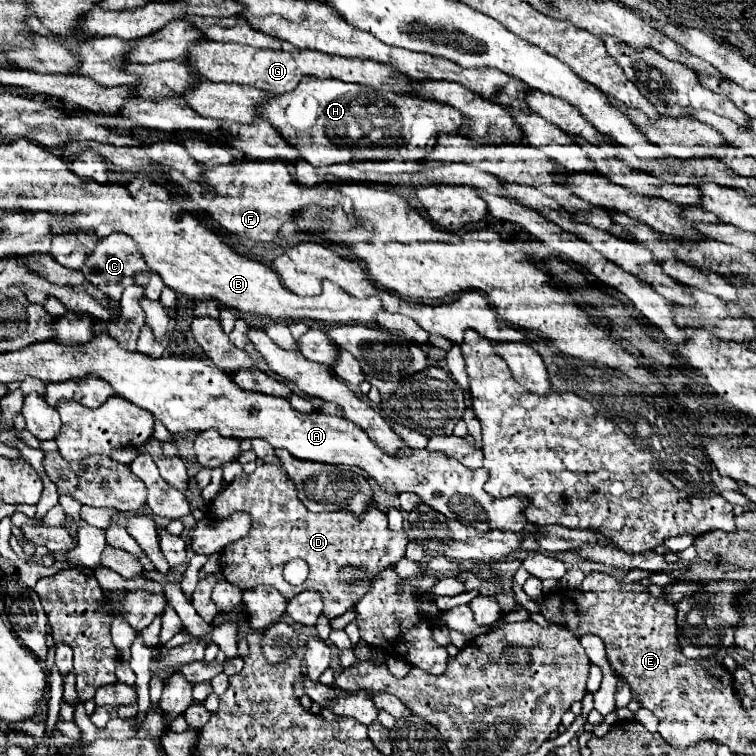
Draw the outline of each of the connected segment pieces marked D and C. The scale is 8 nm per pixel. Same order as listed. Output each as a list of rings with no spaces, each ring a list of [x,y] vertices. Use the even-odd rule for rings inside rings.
[[[263,464],[252,474],[240,474],[226,490],[218,492],[210,506],[208,516],[212,520],[224,520],[234,512],[246,512],[252,516],[252,528],[248,536],[232,542],[232,562],[220,562],[224,578],[240,590],[252,590],[260,584],[274,586],[286,600],[292,600],[302,590],[316,590],[324,600],[324,616],[336,618],[358,602],[364,594],[362,586],[346,586],[338,580],[342,566],[358,566],[368,574],[394,566],[406,552],[408,538],[402,532],[388,528],[388,518],[374,504],[368,504],[364,514],[354,516],[350,510],[314,514],[308,512],[296,498],[294,484],[287,477],[283,466]],[[292,558],[304,558],[310,566],[306,584],[293,586],[282,576],[282,568]]]
[[[110,234],[108,238],[100,240],[96,244],[94,252],[86,258],[80,272],[86,276],[86,280],[90,280],[94,286],[98,286],[106,296],[110,296],[114,300],[120,300],[120,294],[124,292],[126,286],[130,286],[130,284],[146,286],[146,282],[148,282],[148,266],[144,262],[144,258],[136,252],[134,240],[130,240],[130,236],[126,236],[126,234]]]

